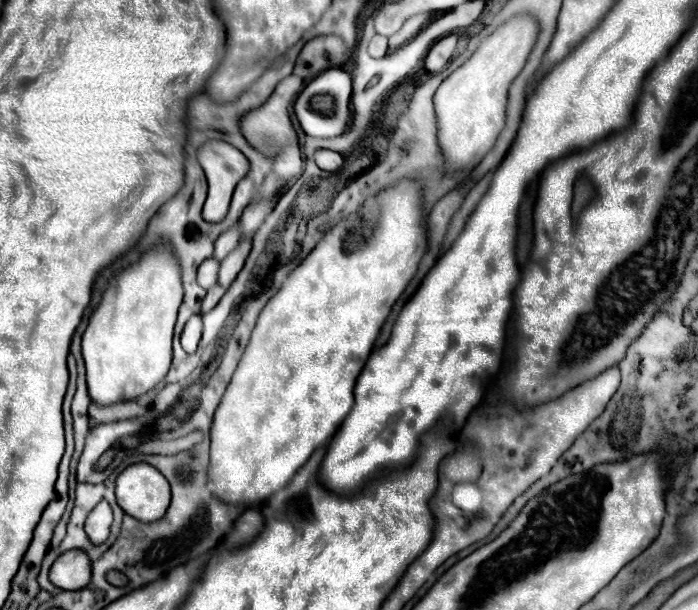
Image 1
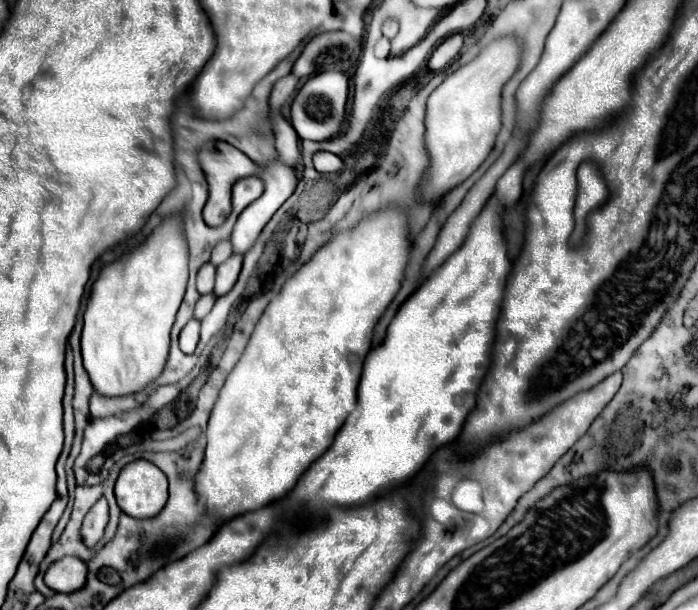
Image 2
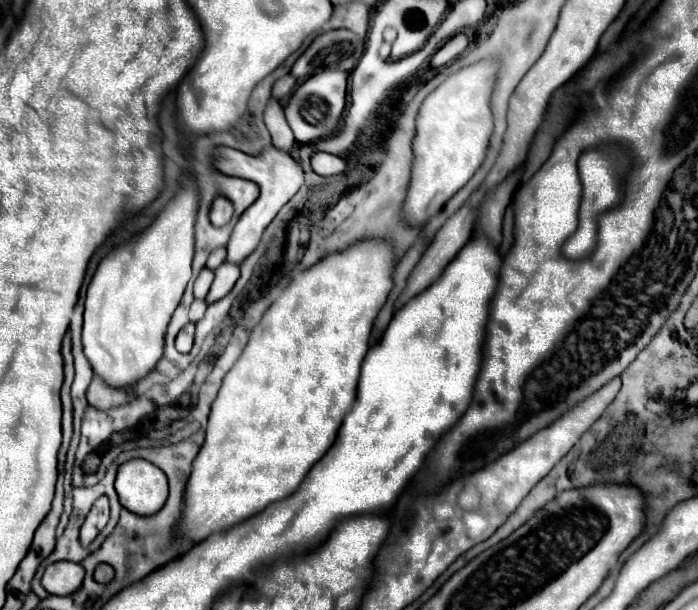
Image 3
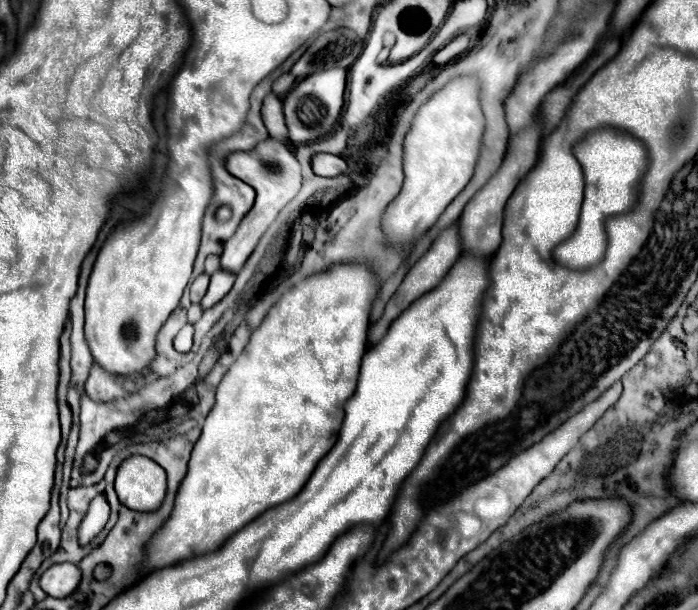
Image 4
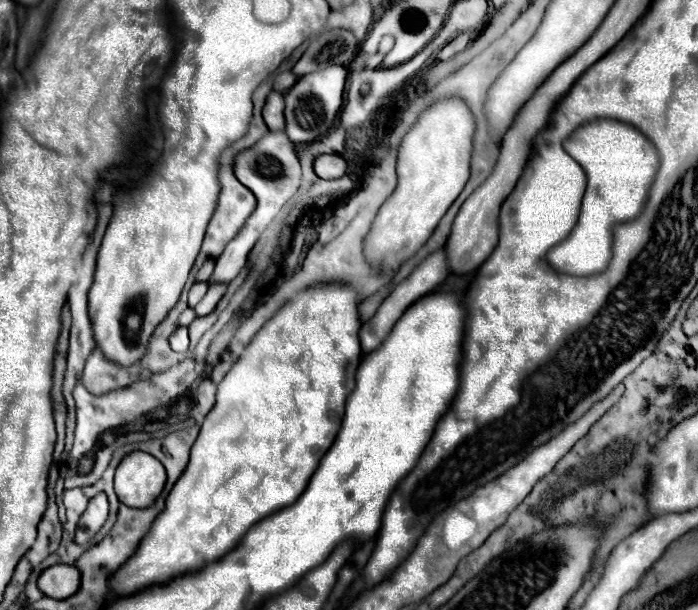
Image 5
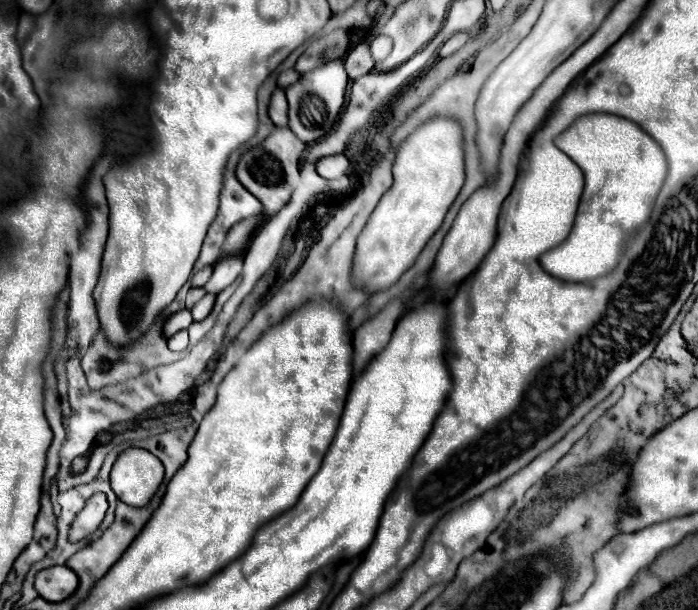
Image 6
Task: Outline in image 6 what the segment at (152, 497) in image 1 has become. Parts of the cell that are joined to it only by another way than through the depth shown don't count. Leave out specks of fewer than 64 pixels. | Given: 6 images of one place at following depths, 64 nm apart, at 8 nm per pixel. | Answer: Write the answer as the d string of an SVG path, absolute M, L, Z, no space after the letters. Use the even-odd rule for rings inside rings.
M142 448L124 450L112 466L110 474L112 490L116 492L118 500L134 506L148 504L158 492L162 478L162 462Z

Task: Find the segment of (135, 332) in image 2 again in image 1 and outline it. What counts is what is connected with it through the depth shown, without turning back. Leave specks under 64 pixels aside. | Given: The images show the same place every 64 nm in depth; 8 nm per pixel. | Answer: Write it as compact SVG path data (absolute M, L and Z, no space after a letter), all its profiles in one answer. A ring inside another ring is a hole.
M166 246L144 254L136 264L108 280L100 306L82 336L90 400L98 406L136 400L164 380L172 362L172 332L184 288L180 268Z

